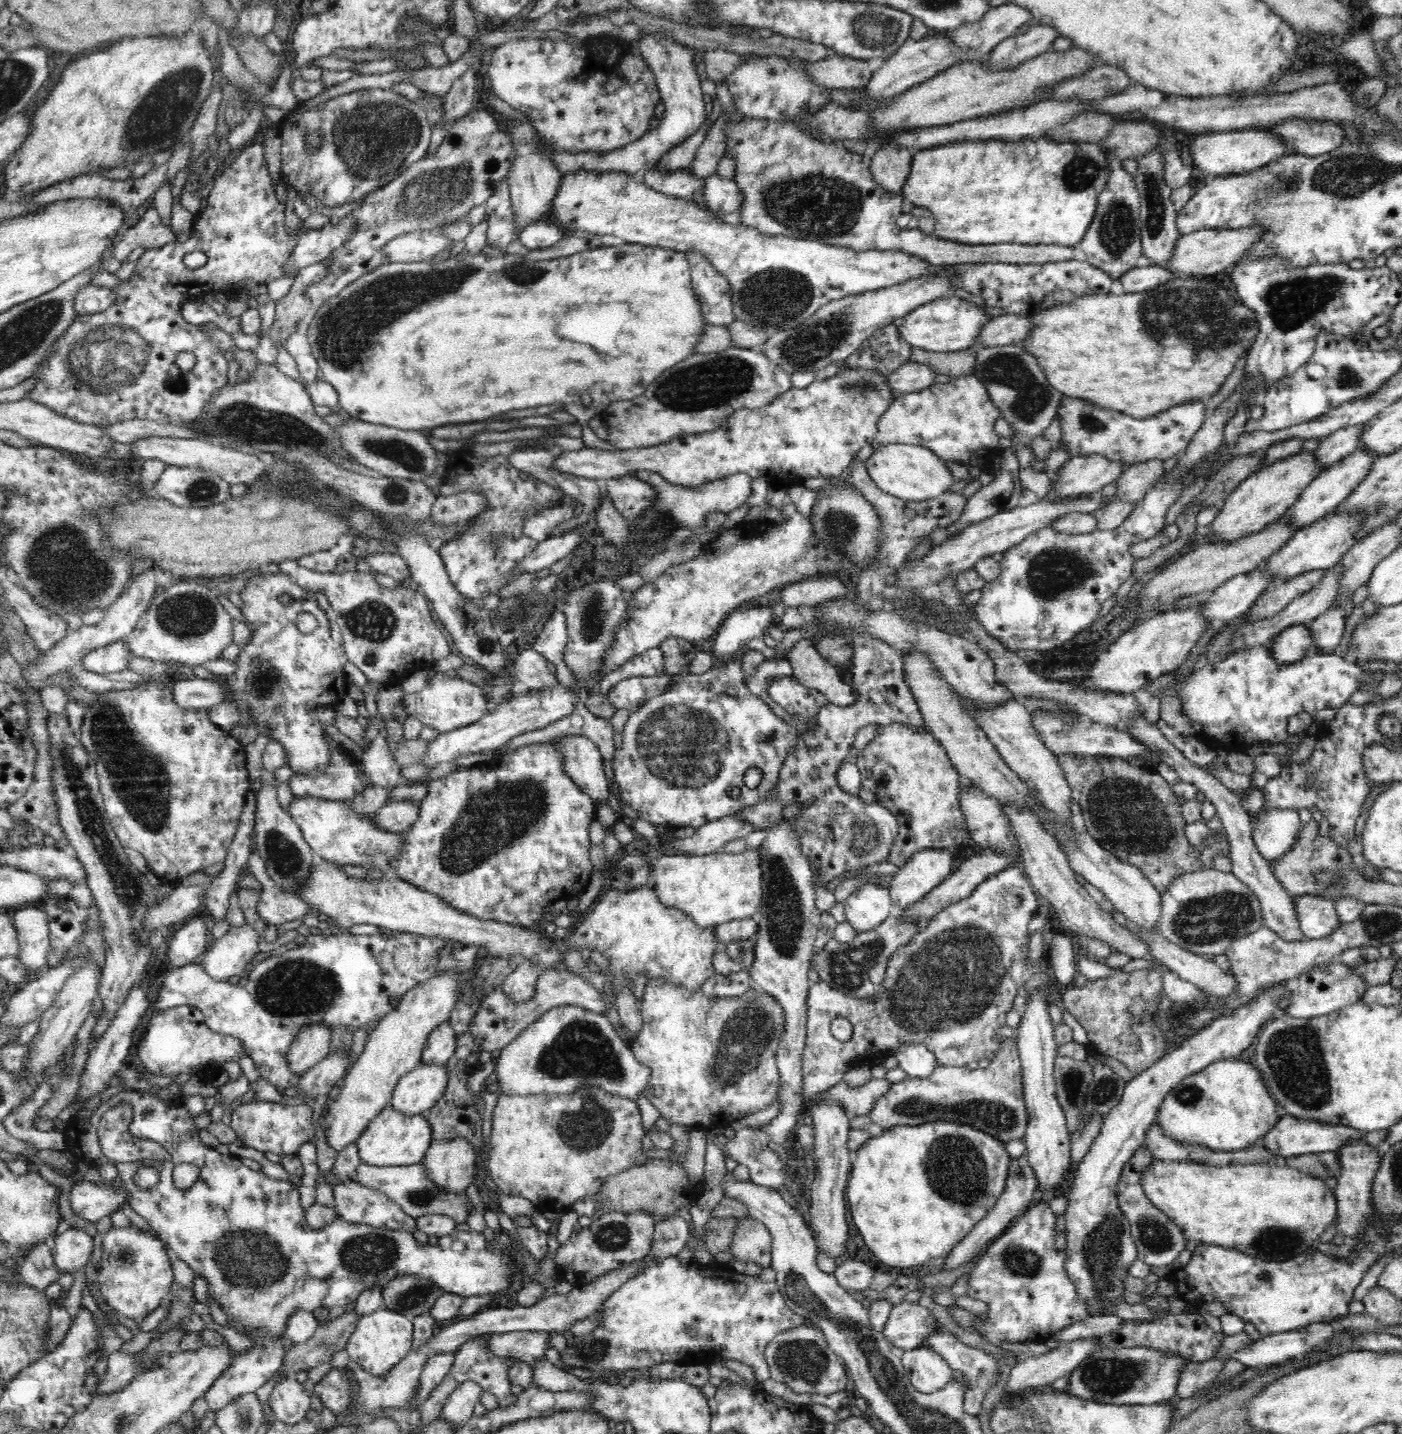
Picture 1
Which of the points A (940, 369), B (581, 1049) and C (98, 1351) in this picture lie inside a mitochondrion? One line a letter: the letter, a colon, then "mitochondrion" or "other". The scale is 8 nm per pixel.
A: other
B: mitochondrion
C: other

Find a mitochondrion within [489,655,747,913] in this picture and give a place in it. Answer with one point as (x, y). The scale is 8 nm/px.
(682, 746)

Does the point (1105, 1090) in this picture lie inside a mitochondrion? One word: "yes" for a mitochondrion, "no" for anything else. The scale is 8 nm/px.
yes

